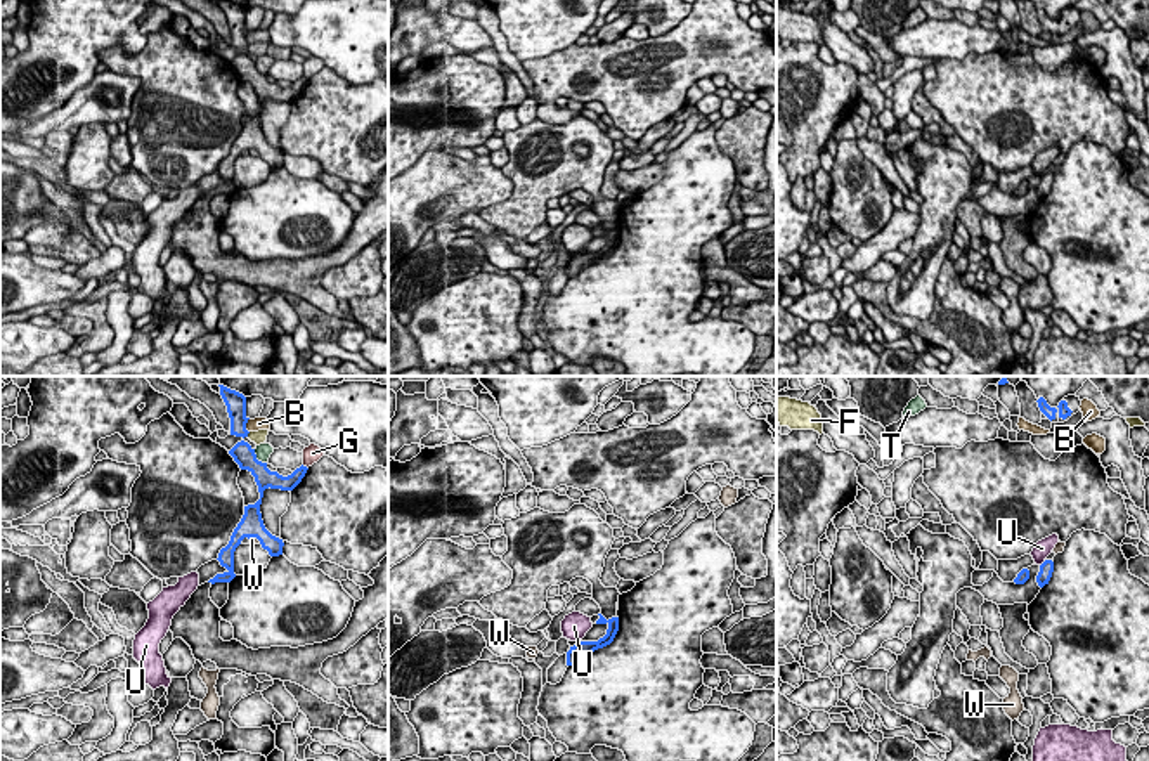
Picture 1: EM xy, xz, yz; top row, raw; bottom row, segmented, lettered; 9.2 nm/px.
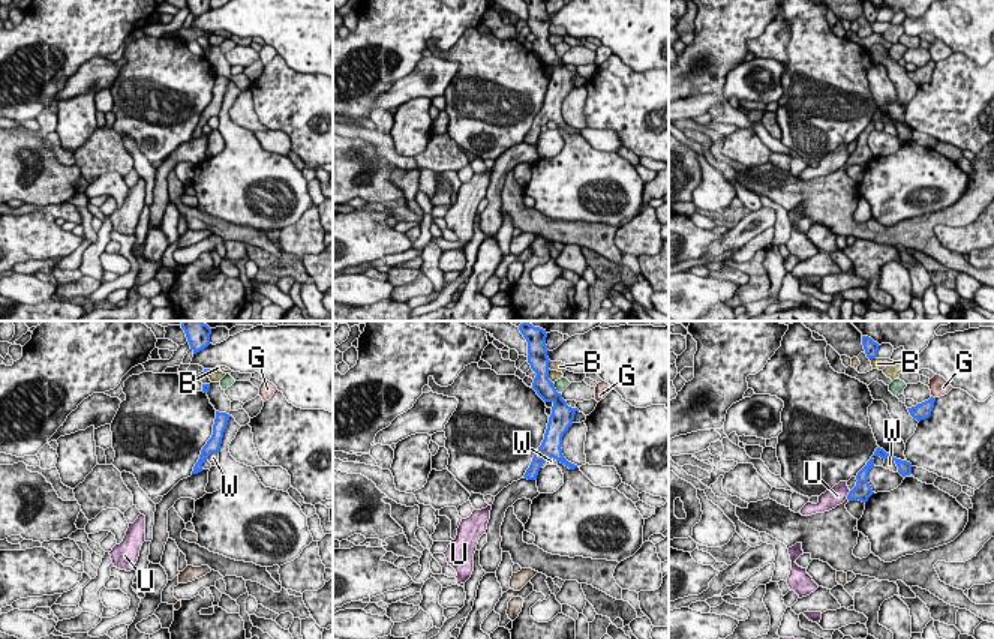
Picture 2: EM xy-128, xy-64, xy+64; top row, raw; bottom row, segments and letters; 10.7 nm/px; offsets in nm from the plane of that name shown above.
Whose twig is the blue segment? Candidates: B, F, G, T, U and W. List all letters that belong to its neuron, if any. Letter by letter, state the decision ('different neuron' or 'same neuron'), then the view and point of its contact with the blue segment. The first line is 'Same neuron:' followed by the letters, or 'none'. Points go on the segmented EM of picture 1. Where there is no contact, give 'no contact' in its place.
Same neuron: none
B: different neuron; contact xy (245, 425)
F: different neuron; contact xy (248, 432)
G: different neuron; contact xy (305, 467)
T: different neuron; contact xy (255, 458)
U: different neuron; contact yz (1042, 564)
W: different neuron; contact xy (255, 536)

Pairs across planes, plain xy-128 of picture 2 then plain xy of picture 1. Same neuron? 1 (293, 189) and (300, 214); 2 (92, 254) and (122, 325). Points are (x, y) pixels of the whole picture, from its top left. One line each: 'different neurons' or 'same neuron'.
1: same neuron
2: same neuron

